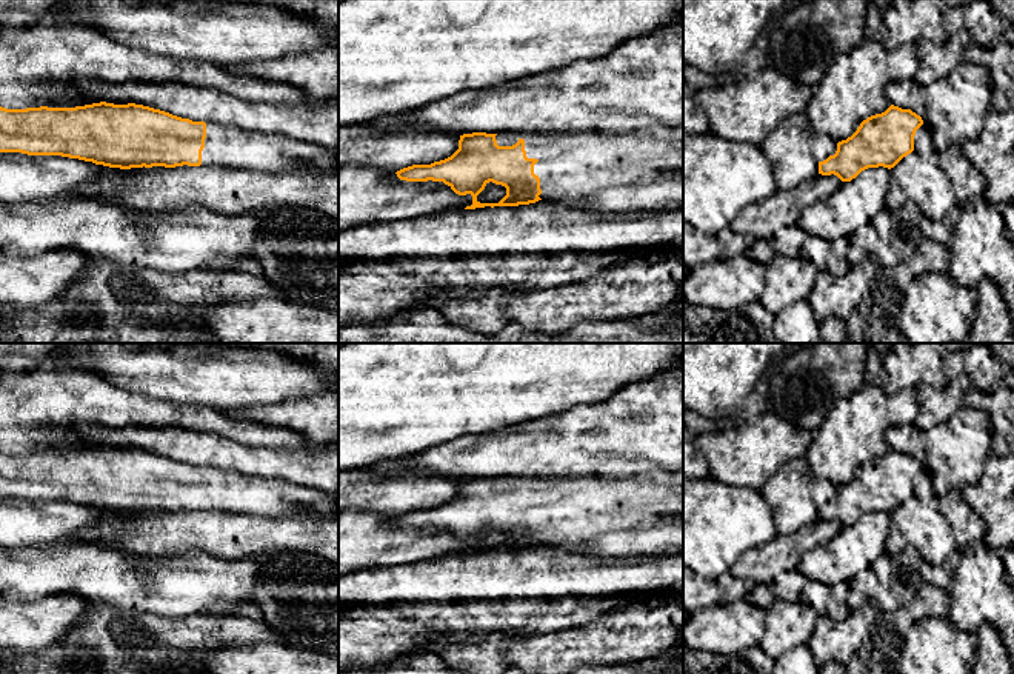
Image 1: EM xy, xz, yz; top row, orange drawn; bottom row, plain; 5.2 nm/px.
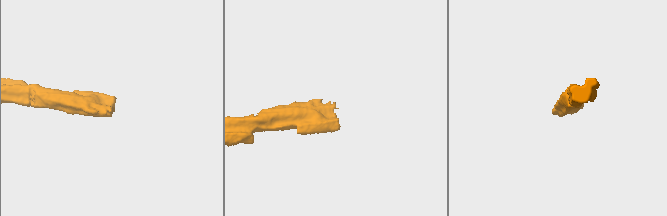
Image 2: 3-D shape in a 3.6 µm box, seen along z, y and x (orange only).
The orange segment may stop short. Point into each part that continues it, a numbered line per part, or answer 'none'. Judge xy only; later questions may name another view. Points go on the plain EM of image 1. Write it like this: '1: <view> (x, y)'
1: xy (230, 491)

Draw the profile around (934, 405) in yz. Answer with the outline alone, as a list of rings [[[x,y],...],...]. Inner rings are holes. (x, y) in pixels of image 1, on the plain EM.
[[[965,372],[952,380],[948,380],[945,388],[922,383],[916,388],[917,417],[912,425],[920,431],[925,431],[943,423],[962,405],[963,395],[971,388],[971,379]]]

